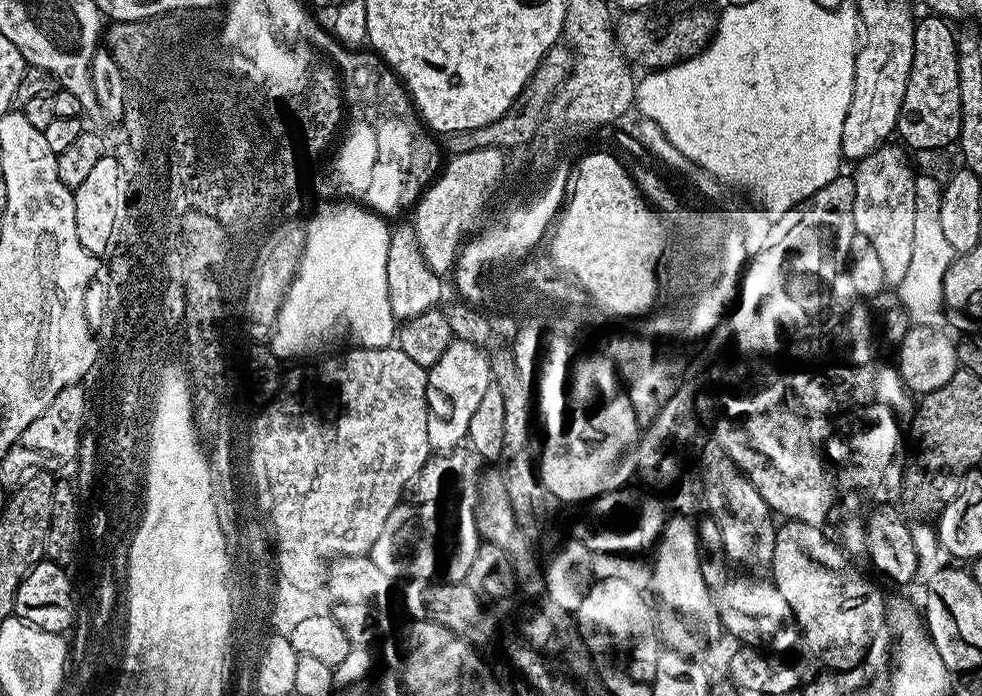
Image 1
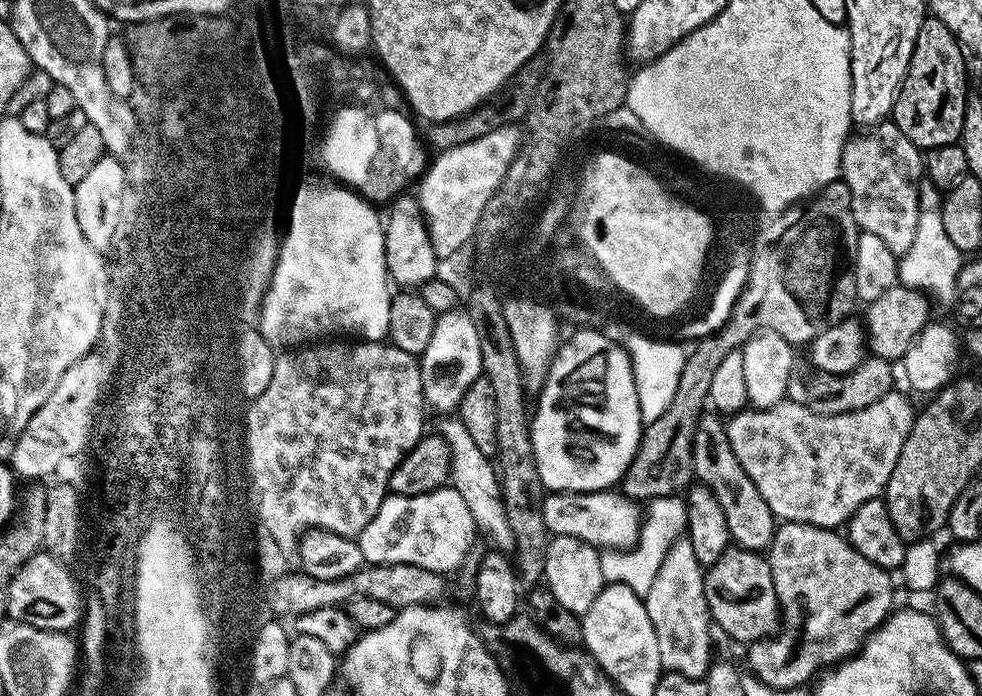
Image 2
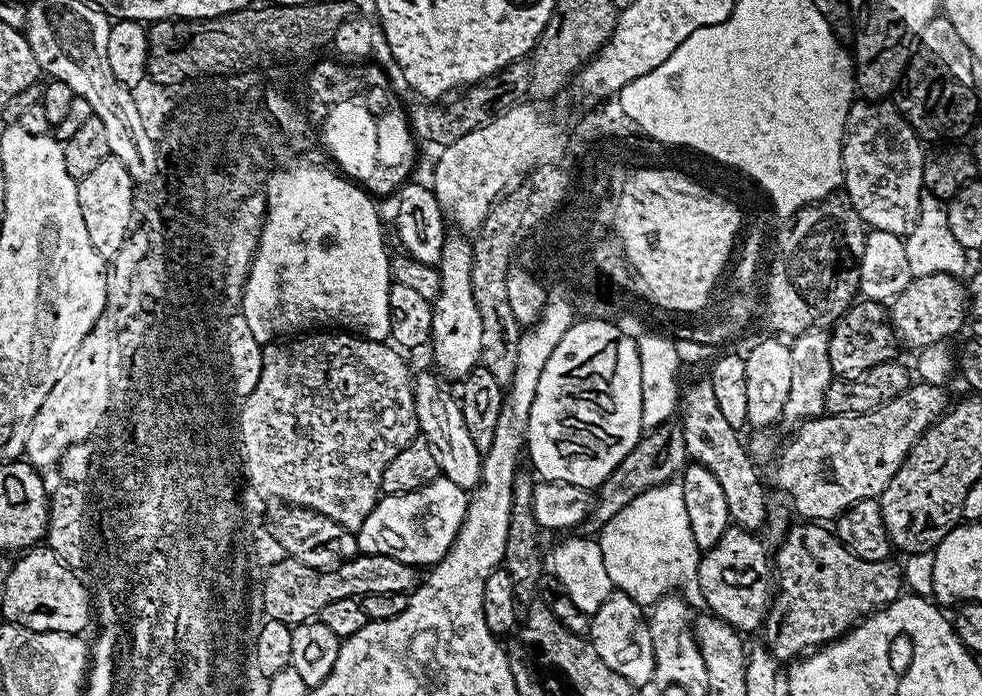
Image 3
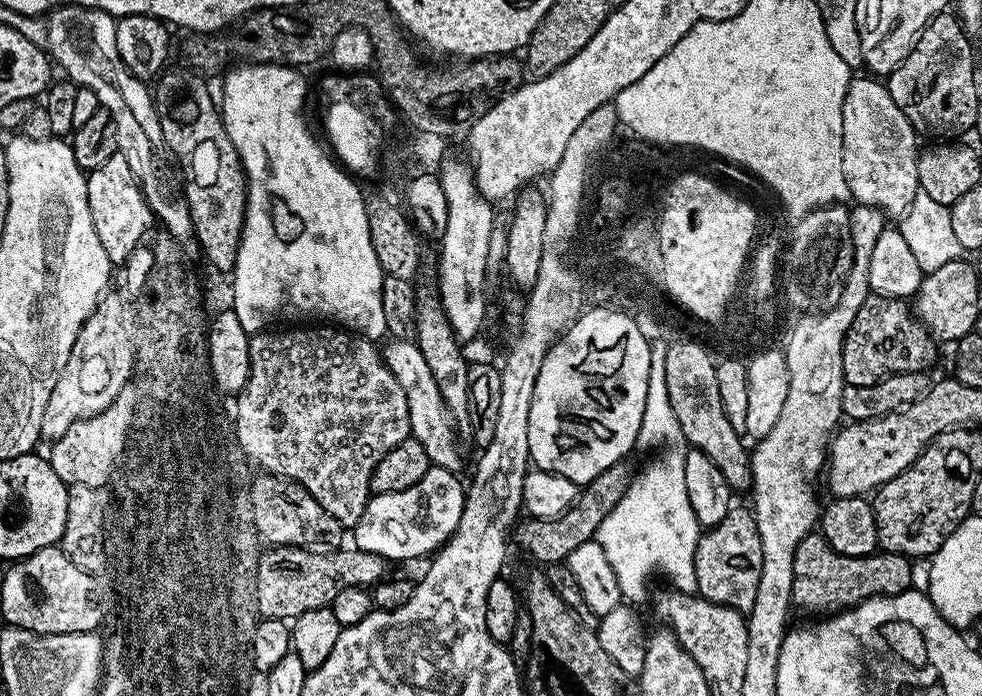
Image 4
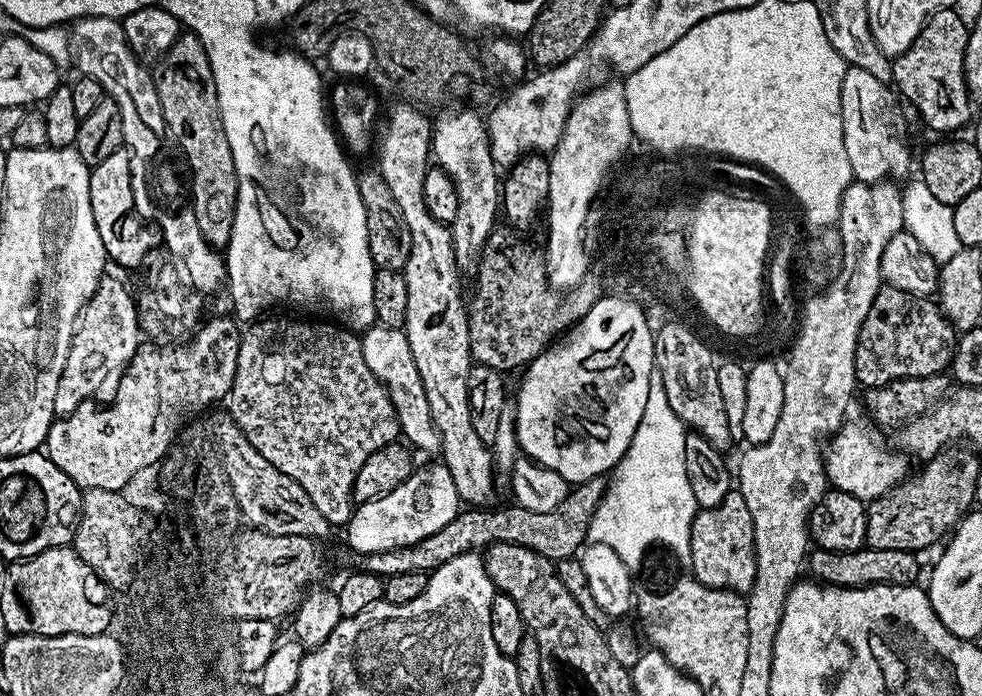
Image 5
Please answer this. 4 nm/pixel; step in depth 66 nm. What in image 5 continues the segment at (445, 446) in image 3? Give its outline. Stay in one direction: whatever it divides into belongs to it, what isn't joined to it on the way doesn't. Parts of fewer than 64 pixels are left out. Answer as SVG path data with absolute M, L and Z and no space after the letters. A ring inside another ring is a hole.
M377 322L360 336L360 345L366 366L370 366L374 378L383 382L385 390L390 394L390 402L394 402L394 410L400 423L400 436L417 453L439 453L440 435L432 421L430 402L422 386L422 374L418 374L418 366L414 366L414 354L410 354L410 342L403 328L387 328Z

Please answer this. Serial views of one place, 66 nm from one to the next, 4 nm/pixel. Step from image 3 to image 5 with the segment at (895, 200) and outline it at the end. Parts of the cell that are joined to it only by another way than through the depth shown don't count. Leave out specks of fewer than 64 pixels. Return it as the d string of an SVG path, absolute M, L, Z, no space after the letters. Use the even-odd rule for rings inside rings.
M848 66L844 69L840 101L842 138L853 177L866 184L891 181L896 178L894 176L907 177L908 167L911 164L913 167L914 156L912 160L912 152L908 149L908 120L900 109L897 93L867 70Z

